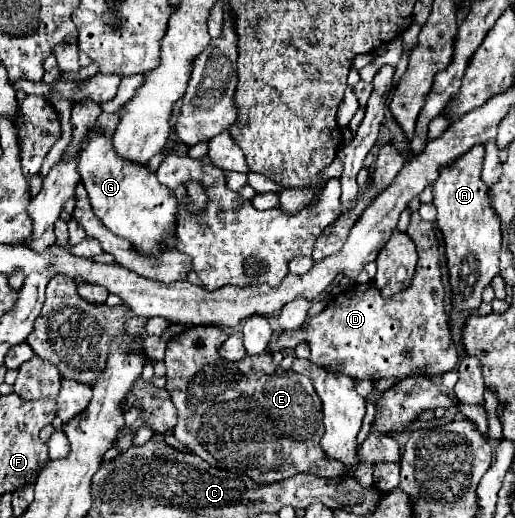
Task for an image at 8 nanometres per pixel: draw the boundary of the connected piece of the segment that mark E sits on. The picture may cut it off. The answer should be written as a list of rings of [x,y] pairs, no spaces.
[[[189,326],[173,340],[169,340],[165,350],[167,366],[167,392],[177,406],[177,426],[175,438],[191,452],[201,456],[205,462],[225,470],[241,470],[255,482],[277,482],[299,472],[309,472],[323,478],[341,478],[341,462],[329,462],[319,440],[323,436],[323,414],[321,400],[313,390],[307,376],[295,374],[293,370],[283,370],[273,366],[271,354],[253,356],[243,362],[225,362],[217,356],[217,348],[225,342],[227,334],[217,326]]]

